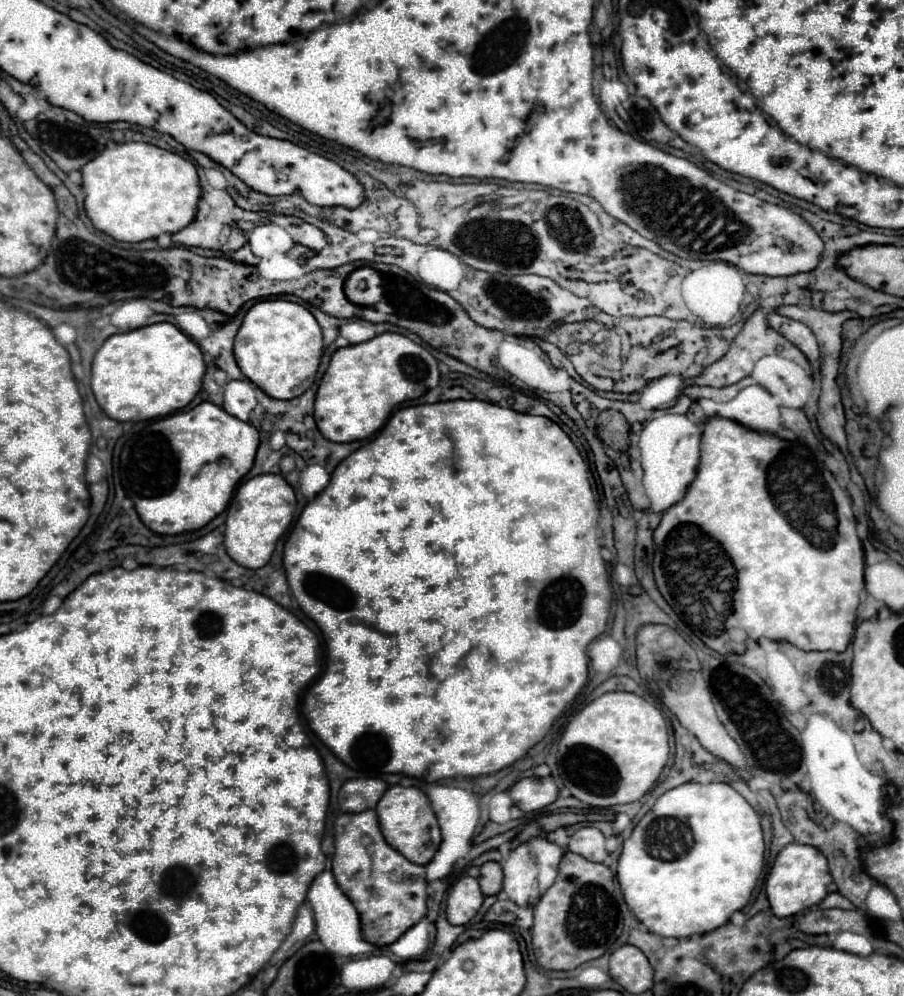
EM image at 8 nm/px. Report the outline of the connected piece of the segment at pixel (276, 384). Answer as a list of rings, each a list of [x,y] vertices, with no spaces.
[[[289,300],[257,302],[245,314],[235,338],[235,358],[241,372],[277,400],[293,400],[311,388],[321,354],[323,338],[315,316],[305,306]]]

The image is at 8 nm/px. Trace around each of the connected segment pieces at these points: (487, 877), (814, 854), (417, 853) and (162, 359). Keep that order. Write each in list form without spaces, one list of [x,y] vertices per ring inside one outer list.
[[[485,862],[481,866],[481,876],[479,876],[479,886],[485,896],[493,896],[501,890],[503,886],[503,870],[497,862]]]
[[[793,842],[779,852],[779,856],[767,876],[765,890],[767,890],[767,898],[771,902],[773,914],[779,918],[787,918],[787,916],[795,916],[795,914],[819,904],[829,894],[831,882],[833,882],[833,878],[829,874],[827,858],[813,846],[803,846],[803,844]]]
[[[391,786],[385,796],[377,804],[377,816],[381,824],[381,832],[391,848],[401,852],[409,862],[425,866],[437,852],[441,844],[441,832],[437,826],[437,818],[431,810],[429,798],[415,786],[403,788],[403,786]]]
[[[169,322],[115,334],[103,342],[93,360],[91,388],[113,420],[139,422],[185,408],[201,390],[205,360],[199,346]]]

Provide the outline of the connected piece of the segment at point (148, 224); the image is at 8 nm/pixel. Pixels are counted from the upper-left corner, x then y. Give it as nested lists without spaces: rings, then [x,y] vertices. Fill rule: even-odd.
[[[109,142],[85,168],[81,168],[85,214],[91,224],[119,242],[141,242],[157,238],[159,234],[175,234],[193,222],[197,214],[197,202],[201,198],[201,186],[195,166],[169,150],[145,144],[145,142]]]

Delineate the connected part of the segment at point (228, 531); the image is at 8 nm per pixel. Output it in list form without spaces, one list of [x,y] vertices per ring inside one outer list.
[[[261,474],[237,488],[237,494],[225,518],[225,548],[227,554],[245,568],[261,568],[269,562],[277,540],[293,523],[297,500],[293,488],[279,474]]]

